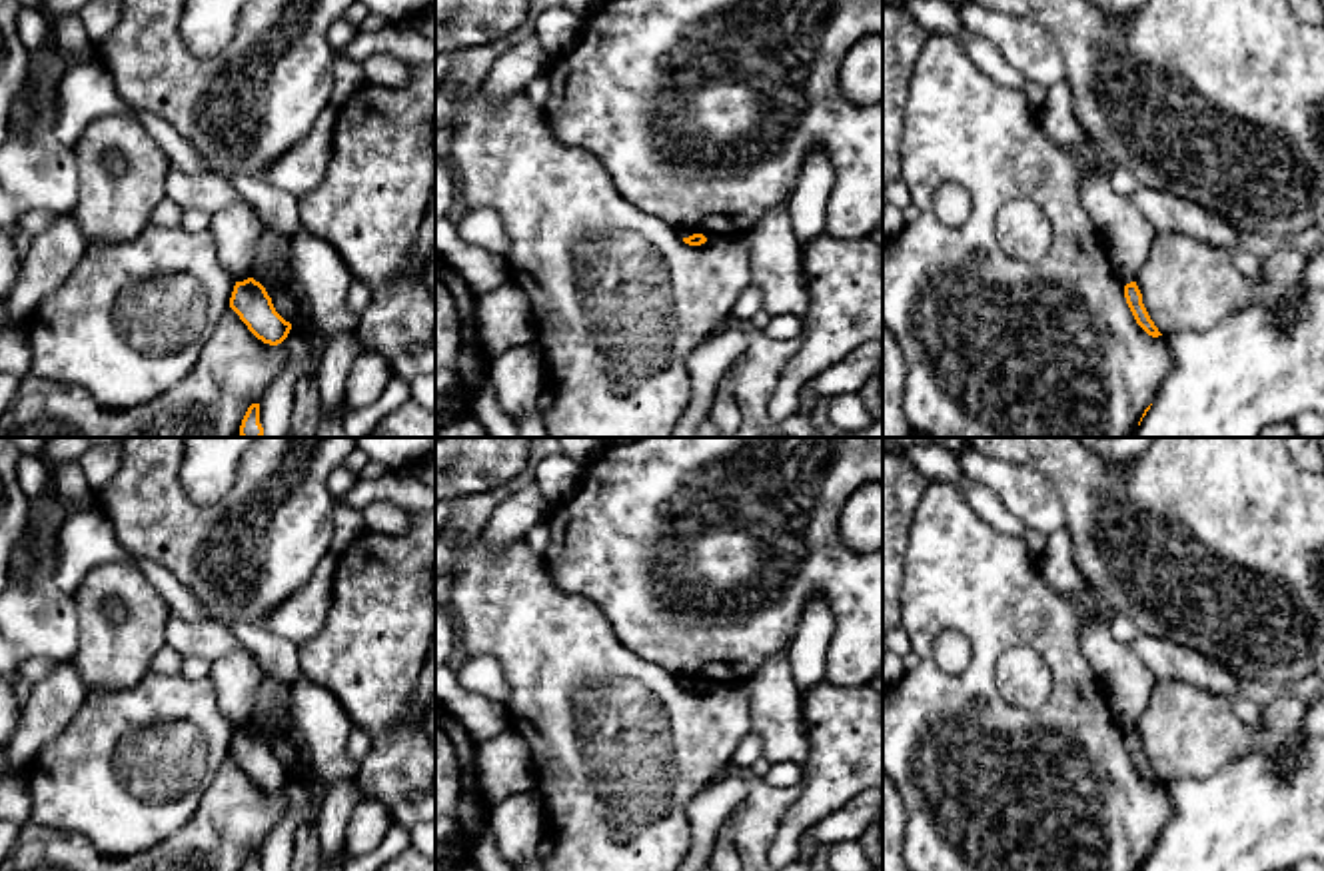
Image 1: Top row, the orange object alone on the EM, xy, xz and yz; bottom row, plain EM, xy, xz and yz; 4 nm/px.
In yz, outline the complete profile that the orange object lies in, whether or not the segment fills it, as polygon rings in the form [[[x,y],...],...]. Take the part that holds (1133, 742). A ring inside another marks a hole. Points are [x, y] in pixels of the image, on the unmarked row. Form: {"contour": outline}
{"contour": [[[1136,729],[1124,733],[1124,745],[1138,773],[1152,785],[1162,783],[1142,751],[1142,741]]]}

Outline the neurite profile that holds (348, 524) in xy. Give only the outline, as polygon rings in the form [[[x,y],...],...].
[[[337,501],[333,509],[333,541],[330,549],[339,555],[363,529],[365,521],[361,511]]]

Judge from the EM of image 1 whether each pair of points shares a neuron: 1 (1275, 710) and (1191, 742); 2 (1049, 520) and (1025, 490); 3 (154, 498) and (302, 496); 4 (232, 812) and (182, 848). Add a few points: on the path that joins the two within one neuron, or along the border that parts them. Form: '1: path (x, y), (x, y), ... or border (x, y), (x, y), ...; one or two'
1: path (1267, 734), (1263, 738), (1215, 738); one
2: path (1043, 512), (1031, 498); one
3: path (190, 530), (260, 530), (266, 526); one
4: path (220, 824), (194, 846); one

